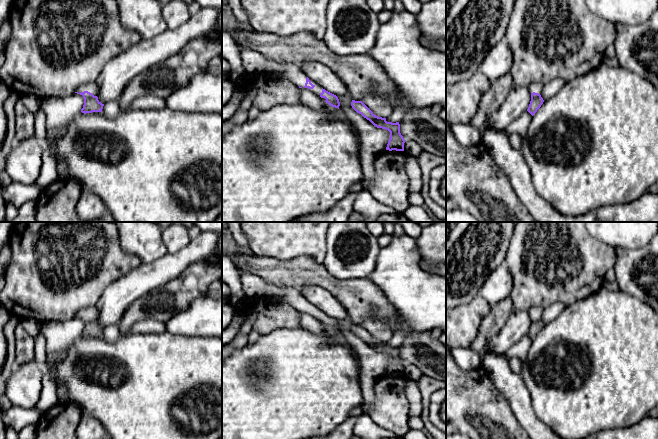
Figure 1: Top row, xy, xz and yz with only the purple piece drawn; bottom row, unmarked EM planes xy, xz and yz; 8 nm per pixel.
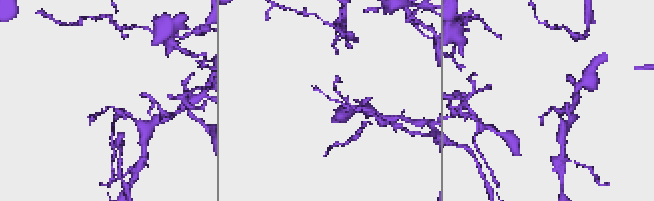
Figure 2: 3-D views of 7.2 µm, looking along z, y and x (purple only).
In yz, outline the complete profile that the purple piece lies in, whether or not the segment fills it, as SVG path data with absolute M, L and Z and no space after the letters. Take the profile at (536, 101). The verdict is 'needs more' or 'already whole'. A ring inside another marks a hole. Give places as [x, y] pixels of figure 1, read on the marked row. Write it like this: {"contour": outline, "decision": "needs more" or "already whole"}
{"contour": "M539 82L532 83L529 86L529 92L531 94L531 101L530 101L527 111L532 116L537 112L537 110L541 107L541 105L544 102L543 98L541 97L543 86L544 84L539 83Z", "decision": "needs more"}

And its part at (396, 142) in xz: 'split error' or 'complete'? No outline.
complete

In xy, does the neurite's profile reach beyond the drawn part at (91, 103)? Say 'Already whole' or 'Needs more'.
Needs more

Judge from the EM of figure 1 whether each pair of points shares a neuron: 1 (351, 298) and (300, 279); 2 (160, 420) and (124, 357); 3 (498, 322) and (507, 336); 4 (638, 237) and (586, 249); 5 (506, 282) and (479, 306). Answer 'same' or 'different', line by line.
1: same
2: same
3: different
4: different
5: different

